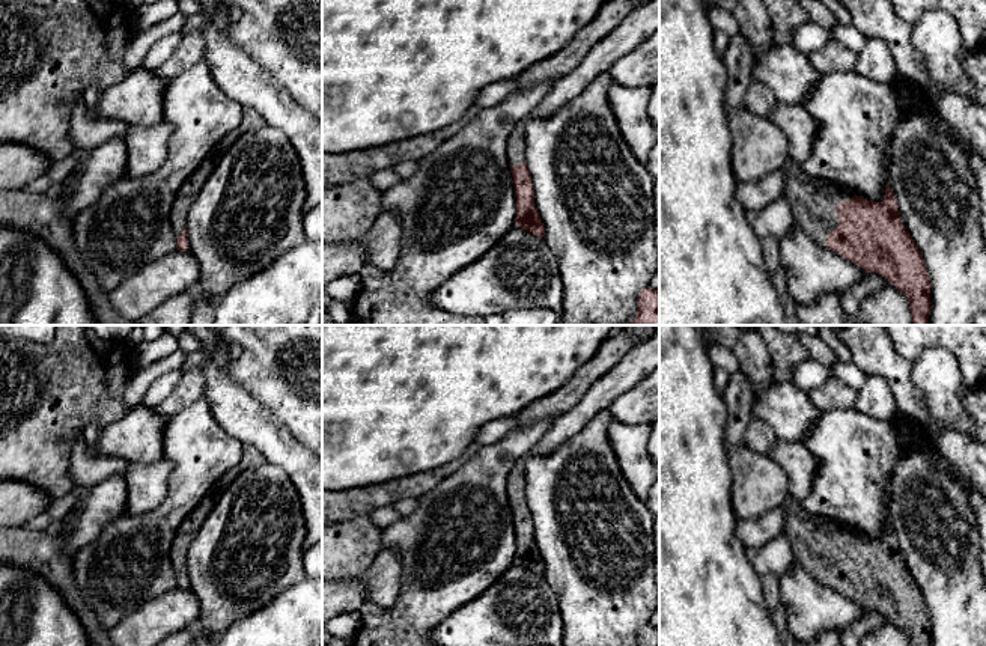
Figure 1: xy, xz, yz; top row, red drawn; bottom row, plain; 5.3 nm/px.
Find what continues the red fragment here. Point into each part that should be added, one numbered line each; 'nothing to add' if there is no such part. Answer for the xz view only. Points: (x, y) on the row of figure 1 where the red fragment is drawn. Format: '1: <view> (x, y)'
1: xz (517, 140)

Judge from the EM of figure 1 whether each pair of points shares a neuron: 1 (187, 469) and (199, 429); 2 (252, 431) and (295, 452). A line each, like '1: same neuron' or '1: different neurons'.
1: same neuron
2: same neuron

